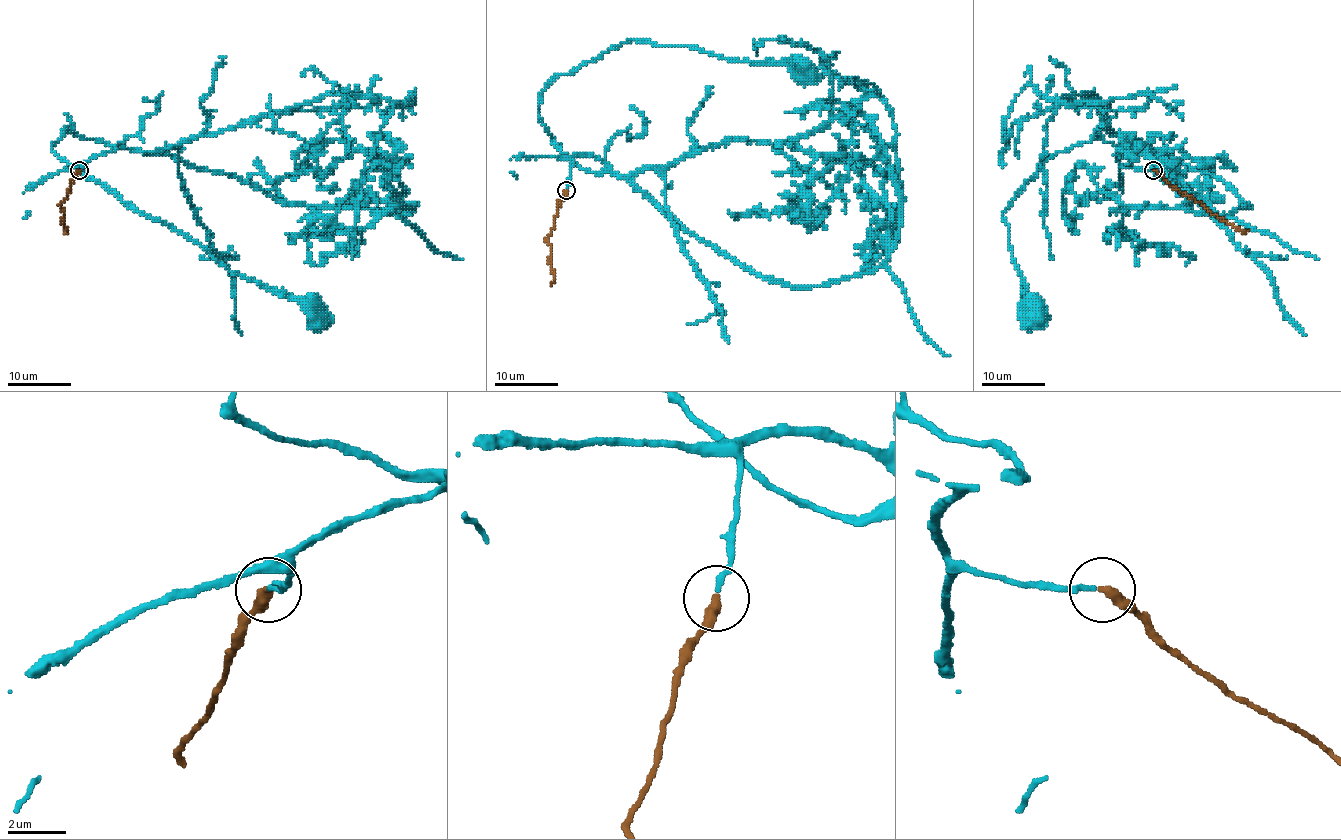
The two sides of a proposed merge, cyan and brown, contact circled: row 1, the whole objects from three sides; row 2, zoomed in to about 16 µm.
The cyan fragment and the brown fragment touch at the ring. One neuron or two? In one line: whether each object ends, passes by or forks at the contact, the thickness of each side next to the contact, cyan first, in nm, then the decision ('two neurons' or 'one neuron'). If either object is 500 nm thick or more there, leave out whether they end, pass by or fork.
cyan ends | brown ends | 160/380 nm | one neuron

